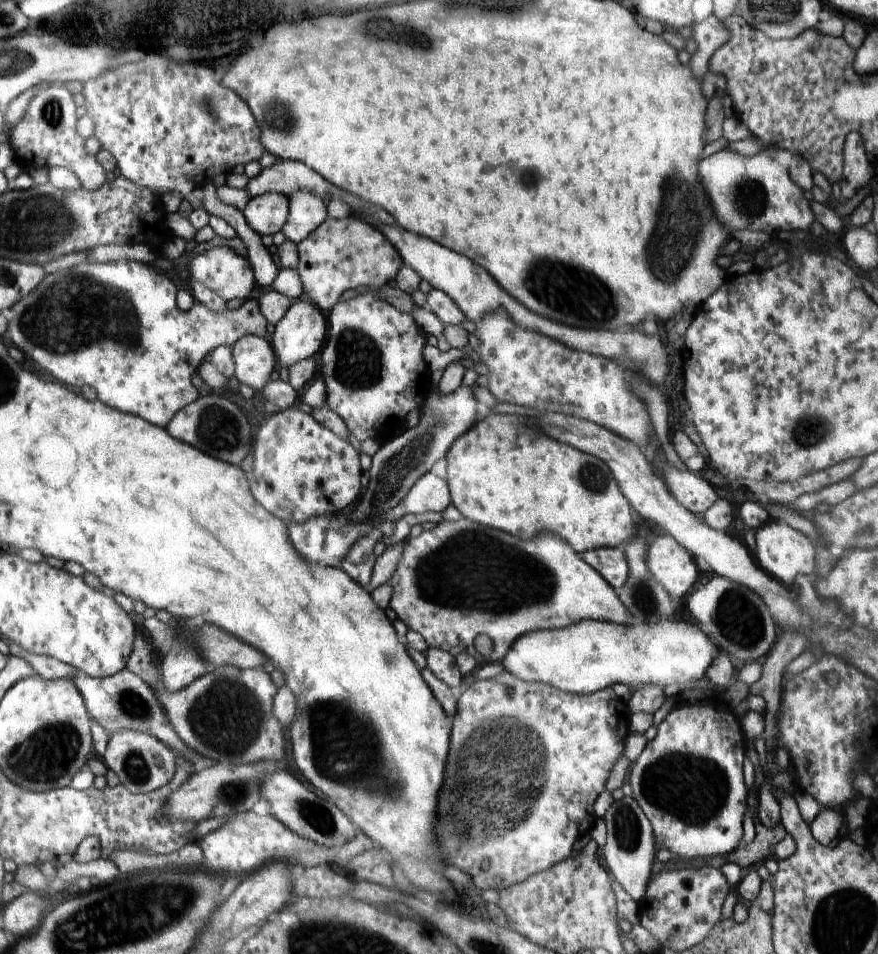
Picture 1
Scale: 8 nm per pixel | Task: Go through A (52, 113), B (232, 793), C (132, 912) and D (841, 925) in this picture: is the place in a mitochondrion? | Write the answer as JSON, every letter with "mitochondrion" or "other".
{"A":"mitochondrion","B":"mitochondrion","C":"mitochondrion","D":"mitochondrion"}

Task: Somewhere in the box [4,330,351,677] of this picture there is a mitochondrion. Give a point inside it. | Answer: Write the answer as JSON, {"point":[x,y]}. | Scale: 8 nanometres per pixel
{"point":[217,426]}

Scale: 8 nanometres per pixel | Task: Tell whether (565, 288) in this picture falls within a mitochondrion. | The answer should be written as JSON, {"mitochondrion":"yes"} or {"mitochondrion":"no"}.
{"mitochondrion":"yes"}

